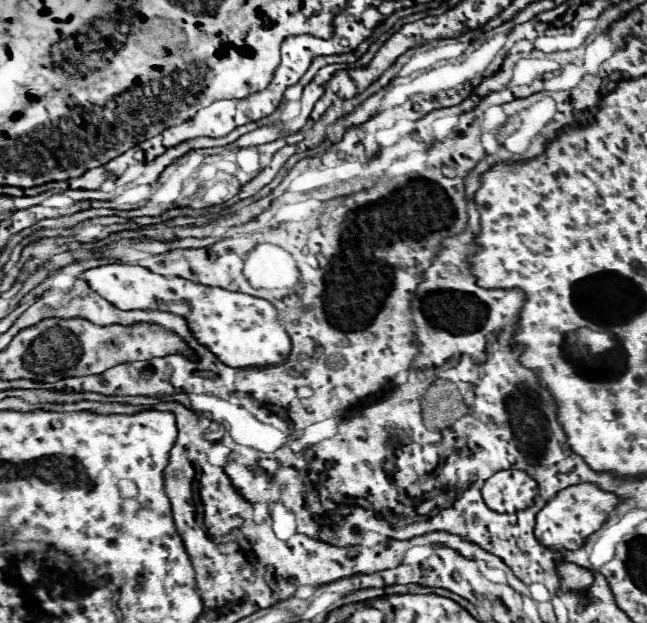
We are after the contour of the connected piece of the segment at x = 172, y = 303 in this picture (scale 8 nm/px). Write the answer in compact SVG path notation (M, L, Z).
M107 264L91 268L85 270L81 278L87 280L87 284L99 296L121 310L165 310L185 316L197 340L205 344L227 366L275 366L283 364L291 350L291 338L277 322L275 306L263 298L197 284L179 276L167 278L143 266L127 264Z

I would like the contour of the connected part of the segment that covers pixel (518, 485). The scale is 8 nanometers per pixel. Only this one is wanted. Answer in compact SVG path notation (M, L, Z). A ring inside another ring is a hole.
M499 470L481 492L491 510L525 510L537 496L537 482L521 470Z

